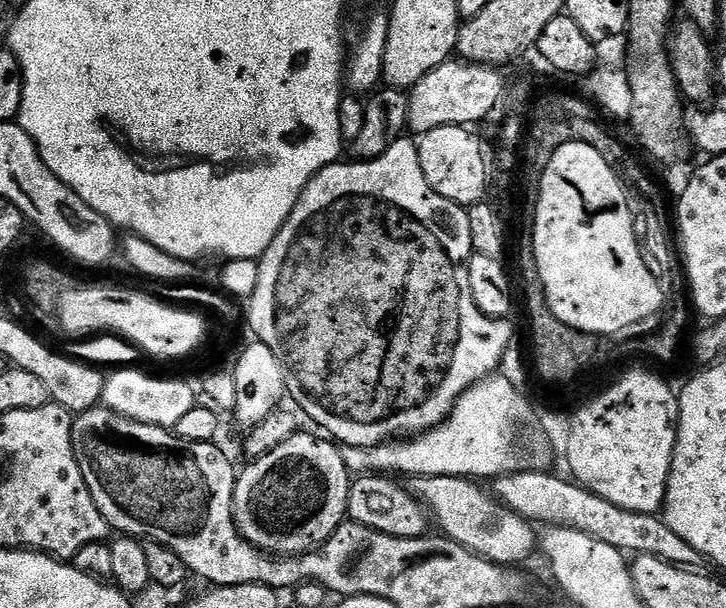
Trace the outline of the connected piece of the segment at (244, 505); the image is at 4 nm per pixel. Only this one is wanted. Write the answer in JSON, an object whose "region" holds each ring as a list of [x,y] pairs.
{"region":[[[308,430],[299,432],[298,435],[292,436],[286,442],[282,442],[282,446],[278,446],[278,450],[270,450],[264,456],[253,459],[251,461],[252,465],[245,472],[243,469],[236,477],[234,506],[236,507],[236,525],[238,530],[255,548],[261,548],[263,552],[270,552],[273,556],[301,556],[307,552],[315,552],[316,549],[324,546],[325,542],[334,534],[334,530],[338,530],[340,524],[345,523],[349,519],[348,499],[350,498],[350,490],[352,489],[352,481],[354,479],[353,473],[348,473],[348,464],[344,461],[343,454],[339,452],[341,449],[331,439],[323,438],[324,440],[319,440],[318,437],[311,436],[310,433],[311,431]]]}

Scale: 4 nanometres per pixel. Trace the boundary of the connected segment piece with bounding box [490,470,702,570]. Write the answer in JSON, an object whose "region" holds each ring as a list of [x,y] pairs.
{"region":[[[521,470],[496,477],[491,481],[490,491],[506,507],[514,510],[514,514],[518,514],[533,525],[541,526],[540,524],[544,524],[543,526],[553,528],[578,530],[582,534],[590,534],[590,538],[598,538],[598,542],[606,542],[606,546],[614,546],[620,552],[631,554],[633,557],[657,556],[662,562],[675,564],[689,570],[695,569],[699,565],[696,563],[701,563],[702,557],[698,554],[698,550],[694,550],[689,544],[682,542],[682,538],[678,538],[678,534],[674,534],[674,530],[670,530],[670,526],[666,526],[659,515],[638,514],[634,510],[622,510],[622,506],[614,506],[614,502],[606,502],[606,498],[594,494],[589,488],[584,488],[571,478],[563,480],[560,476],[551,476],[550,473],[544,472],[548,470],[528,471]]]}

